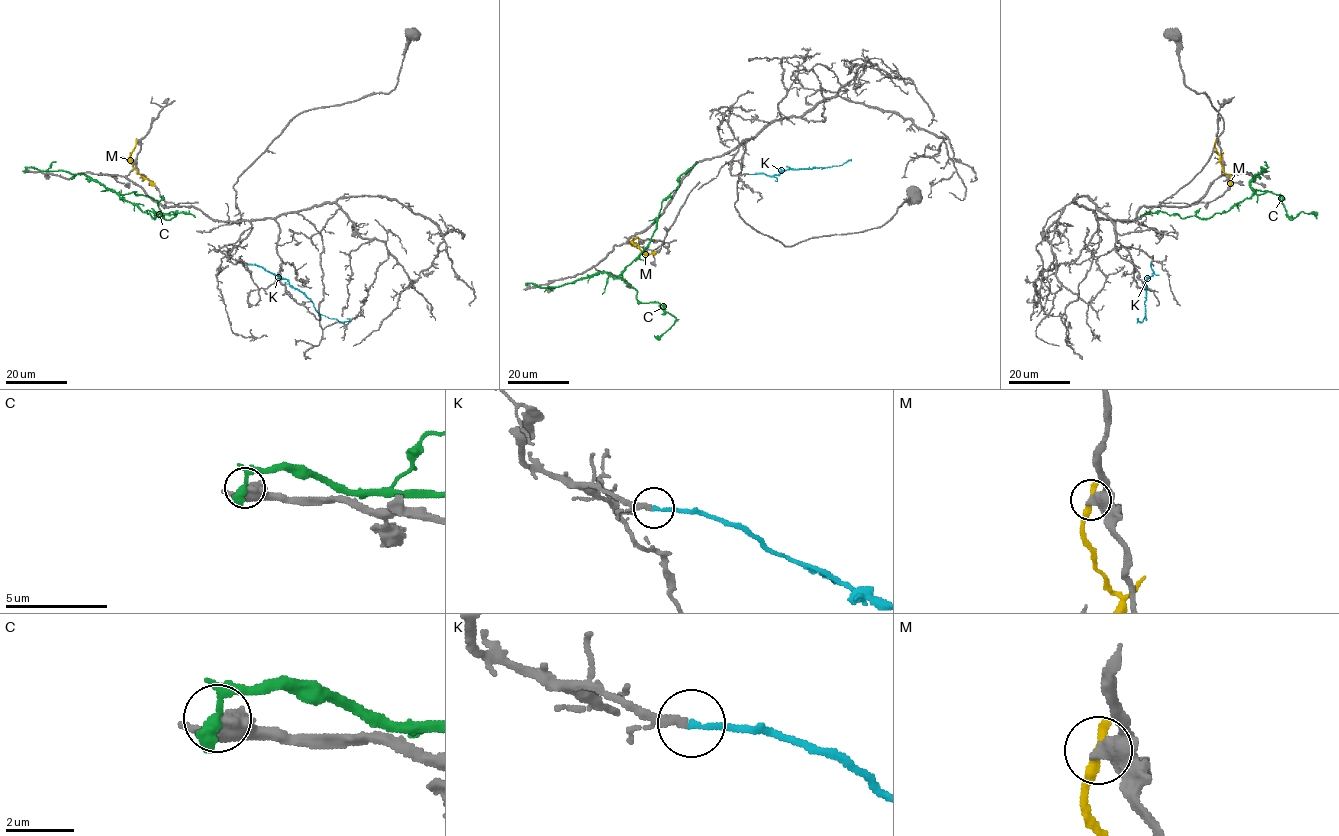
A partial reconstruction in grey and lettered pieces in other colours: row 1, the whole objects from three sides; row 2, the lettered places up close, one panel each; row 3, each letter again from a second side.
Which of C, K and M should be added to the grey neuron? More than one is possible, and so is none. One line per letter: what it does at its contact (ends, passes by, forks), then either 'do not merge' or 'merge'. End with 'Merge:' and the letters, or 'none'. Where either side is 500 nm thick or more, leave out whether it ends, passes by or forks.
C: do not merge
K: it ends | merge
M: do not merge
Merge: K

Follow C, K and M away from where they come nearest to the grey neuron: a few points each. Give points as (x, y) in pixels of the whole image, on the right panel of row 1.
C: (1261, 170), (1252, 179), (1250, 186), (1255, 192), (1229, 210), (1209, 218), (1181, 218), (1164, 212), (1140, 217)
K: (1152, 264), (1153, 272), (1145, 285), (1145, 314), (1142, 322), (1138, 319)
M: (1216, 141), (1214, 147), (1222, 170), (1231, 176), (1229, 185)

